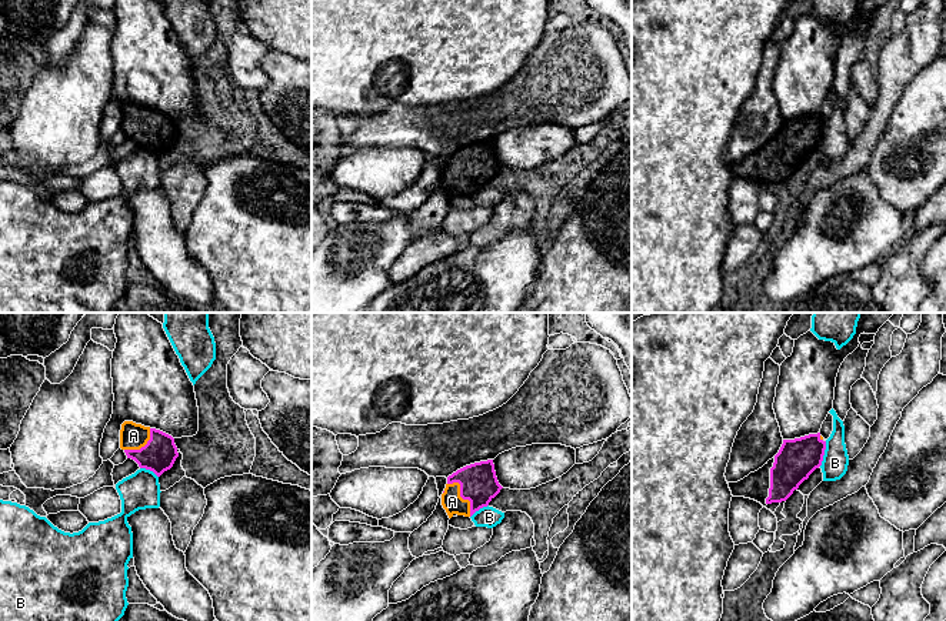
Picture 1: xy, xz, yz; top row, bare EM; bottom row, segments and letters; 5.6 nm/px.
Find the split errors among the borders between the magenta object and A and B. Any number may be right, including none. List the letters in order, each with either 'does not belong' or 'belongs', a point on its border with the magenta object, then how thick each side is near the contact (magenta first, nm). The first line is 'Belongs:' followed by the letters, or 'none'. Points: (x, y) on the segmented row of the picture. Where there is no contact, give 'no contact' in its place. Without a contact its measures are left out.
Belongs: A
A: belongs | xz (460, 496) | 220/120 nm
B: does not belong | yz (823, 454) | 220/150 nm

